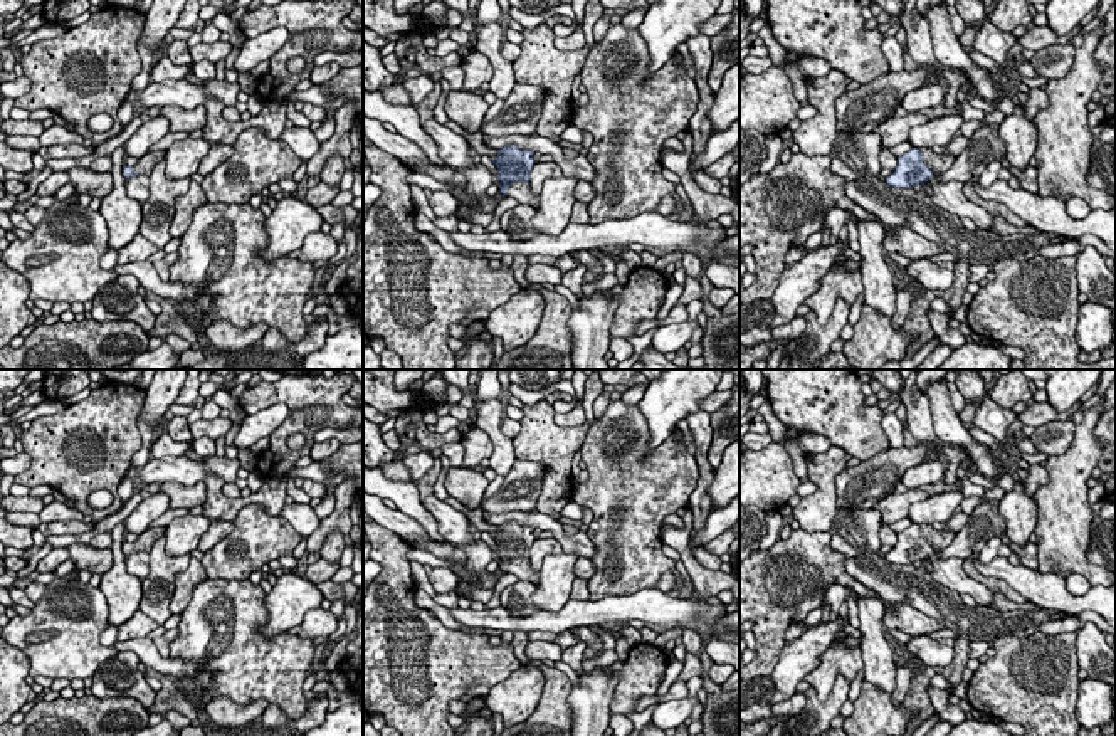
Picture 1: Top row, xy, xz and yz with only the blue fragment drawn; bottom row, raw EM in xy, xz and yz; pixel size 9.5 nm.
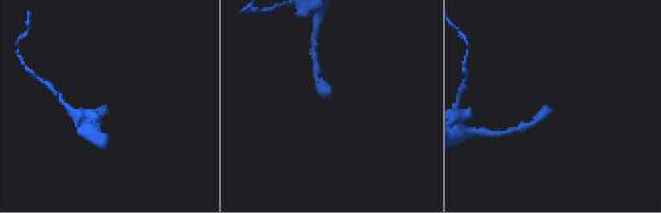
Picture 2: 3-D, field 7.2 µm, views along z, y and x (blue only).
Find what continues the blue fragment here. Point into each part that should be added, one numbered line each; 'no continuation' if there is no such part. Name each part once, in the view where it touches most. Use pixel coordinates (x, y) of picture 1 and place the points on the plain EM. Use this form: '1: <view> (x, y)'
1: xz (520, 567)

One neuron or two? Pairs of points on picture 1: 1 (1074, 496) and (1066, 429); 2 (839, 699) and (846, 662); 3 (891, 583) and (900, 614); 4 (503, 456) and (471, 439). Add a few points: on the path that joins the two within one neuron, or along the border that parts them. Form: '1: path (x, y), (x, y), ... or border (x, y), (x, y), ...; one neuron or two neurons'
1: border (1076, 425), (1071, 446), (1064, 452), (1049, 457); two neurons
2: border (849, 681), (839, 674), (824, 701), (810, 688); two neurons
3: border (884, 602), (906, 602), (933, 617); two neurons
4: border (476, 425), (491, 441), (489, 457); two neurons

